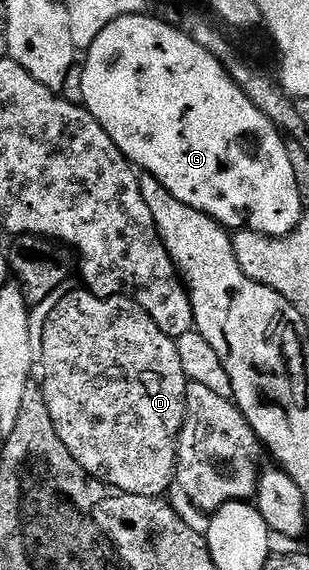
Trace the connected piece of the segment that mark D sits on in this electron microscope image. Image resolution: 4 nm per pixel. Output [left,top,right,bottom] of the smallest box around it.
[40,290,188,497]

